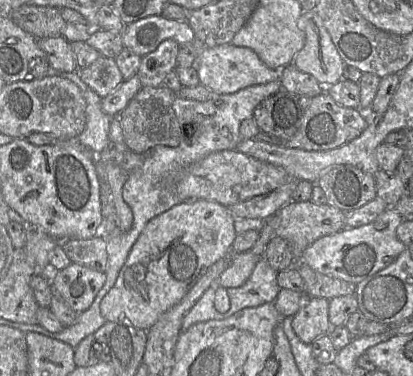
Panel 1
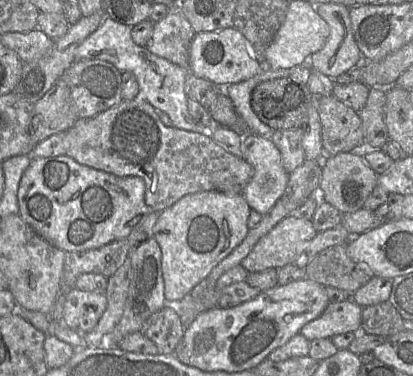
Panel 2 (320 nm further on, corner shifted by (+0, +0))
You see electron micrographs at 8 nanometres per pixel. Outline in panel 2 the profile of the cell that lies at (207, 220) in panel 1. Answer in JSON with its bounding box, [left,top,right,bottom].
[153,191,251,305]

